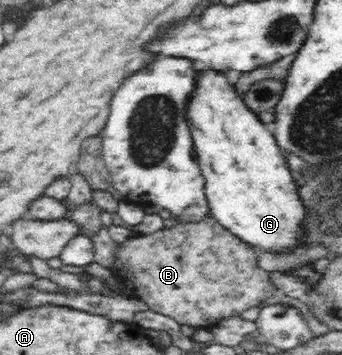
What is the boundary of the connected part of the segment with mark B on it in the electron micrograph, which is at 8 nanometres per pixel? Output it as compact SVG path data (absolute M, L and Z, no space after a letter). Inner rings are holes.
M210 215L201 219L182 221L172 227L163 227L148 235L134 234L119 244L118 259L110 270L123 292L146 304L148 309L172 317L180 325L208 327L212 325L214 319L220 321L240 316L246 309L258 307L262 301L270 297L288 299L288 295L275 286L272 273L261 266L259 257L252 248L226 231ZM244 291L246 291L246 309L230 309L236 307L234 303L238 303L238 295L242 295L244 299Z

